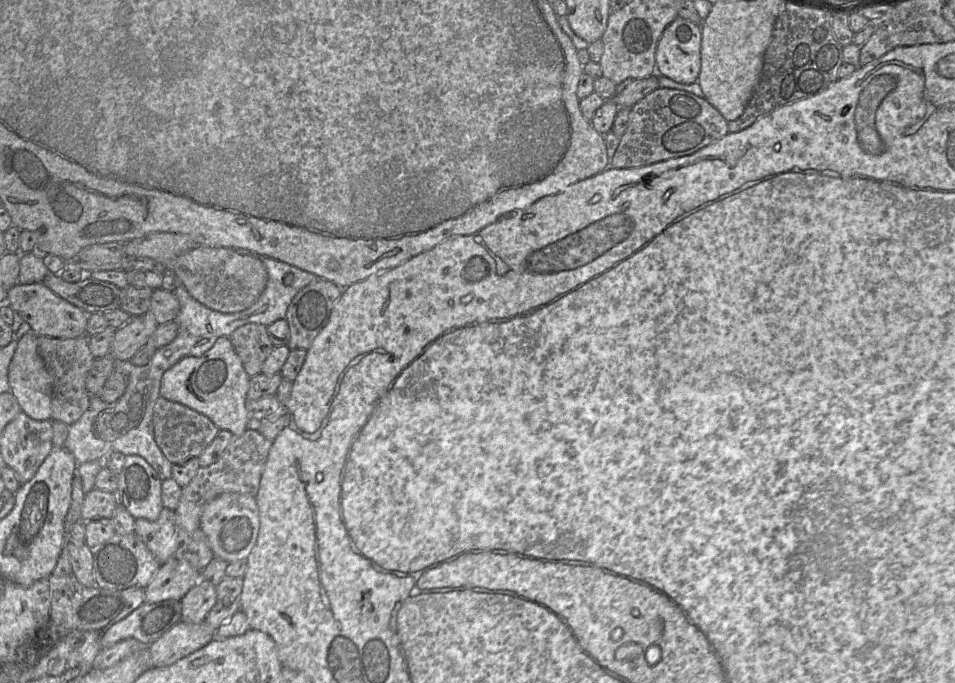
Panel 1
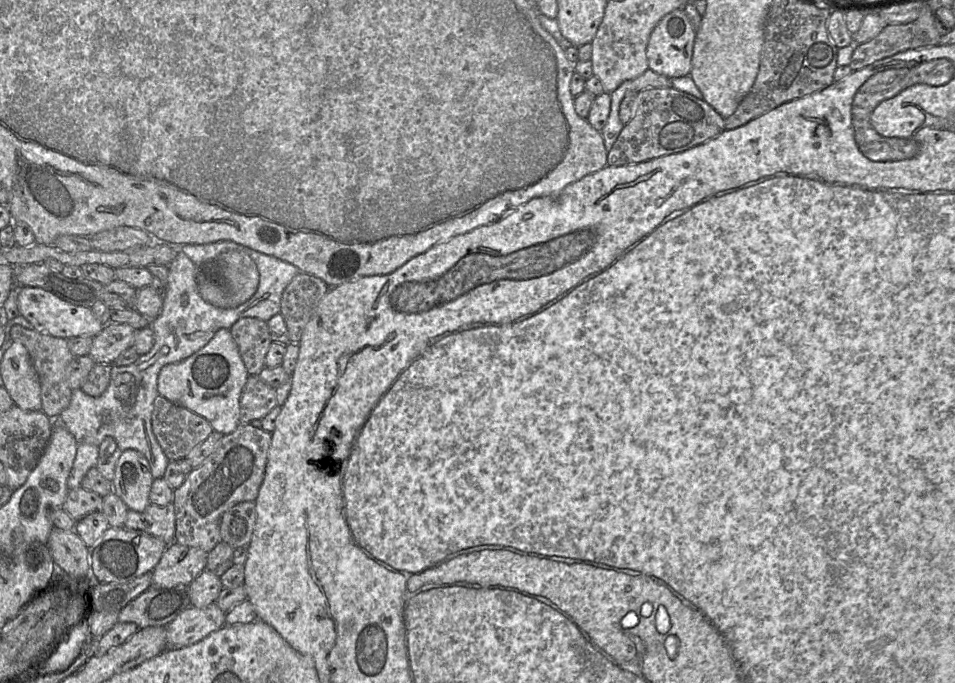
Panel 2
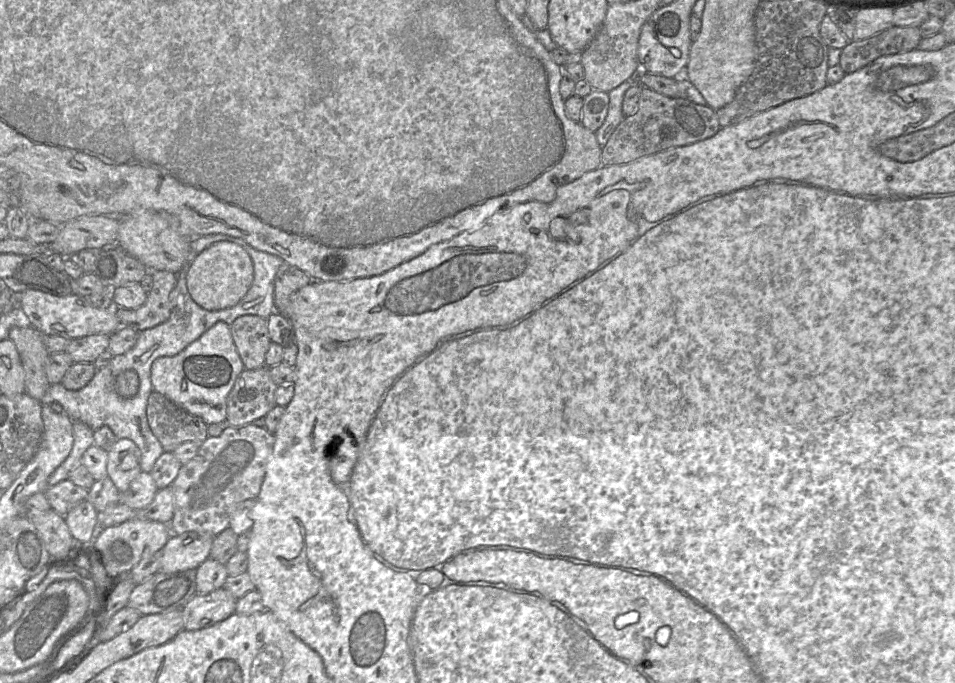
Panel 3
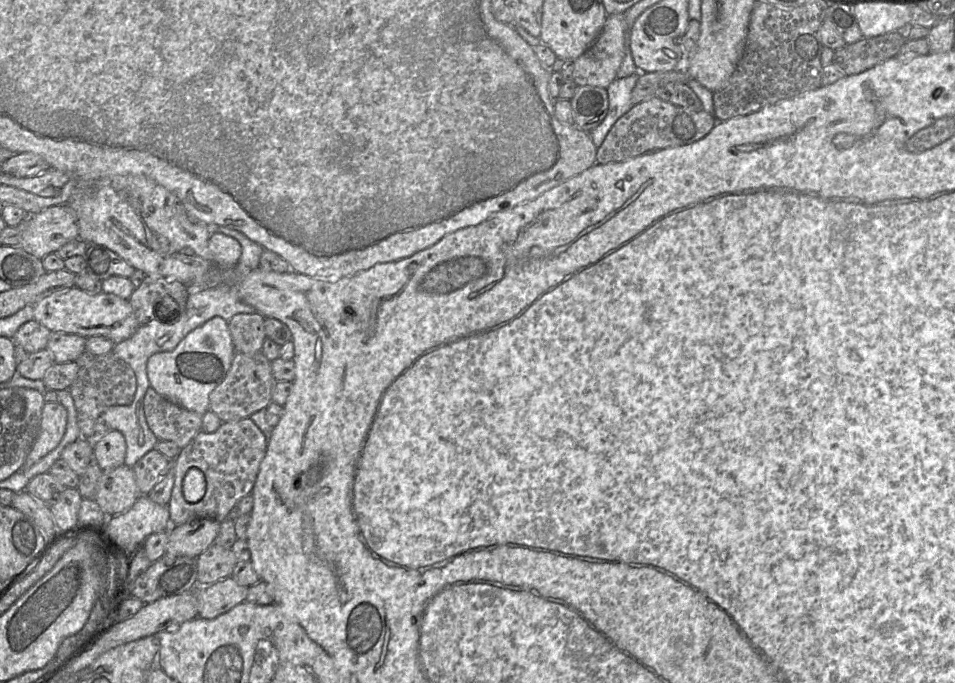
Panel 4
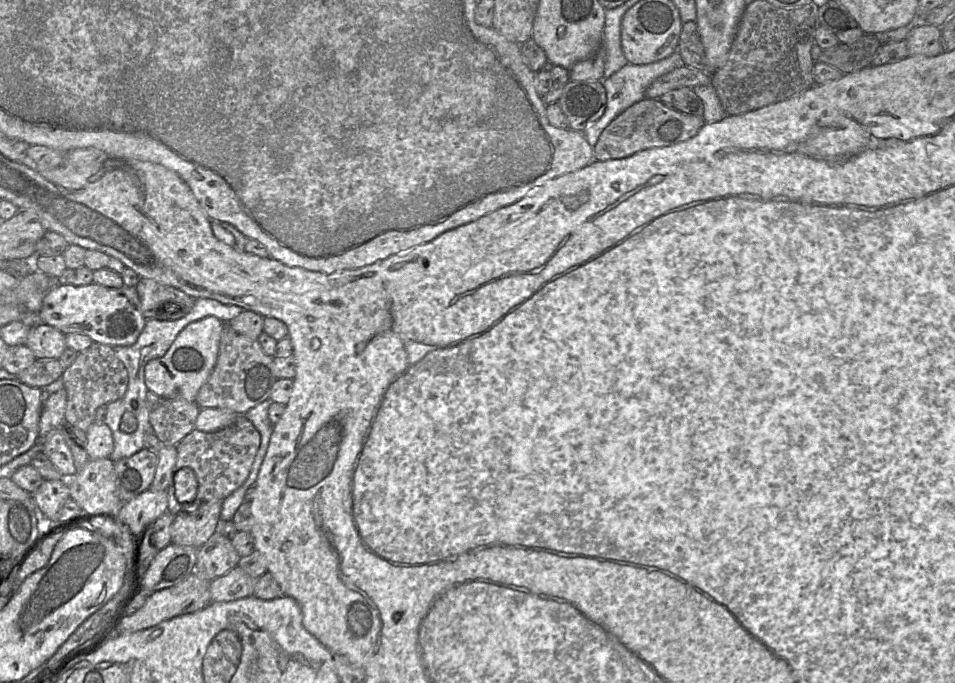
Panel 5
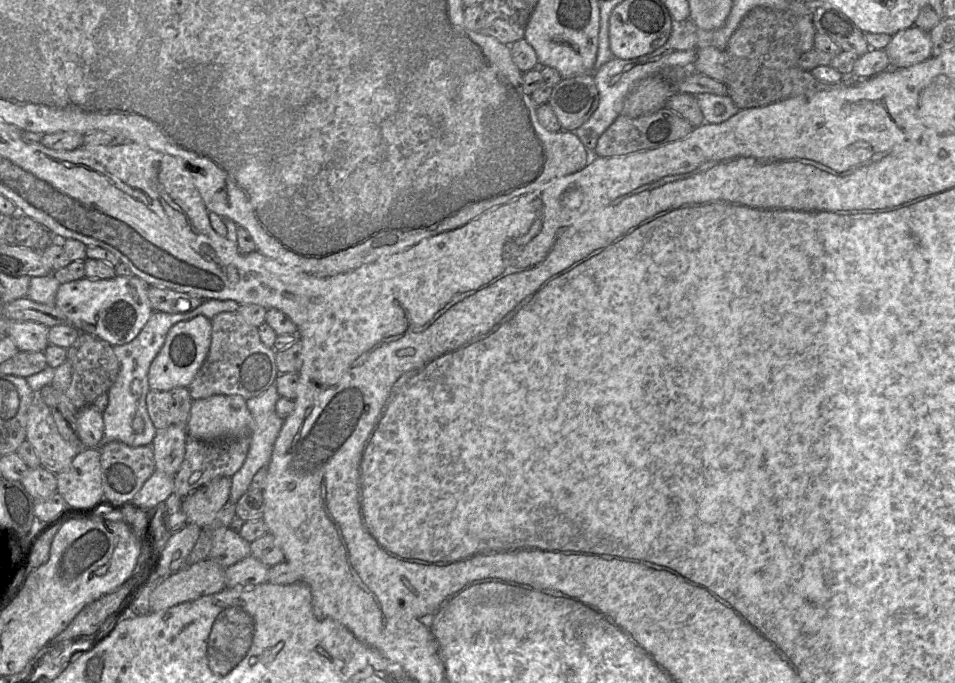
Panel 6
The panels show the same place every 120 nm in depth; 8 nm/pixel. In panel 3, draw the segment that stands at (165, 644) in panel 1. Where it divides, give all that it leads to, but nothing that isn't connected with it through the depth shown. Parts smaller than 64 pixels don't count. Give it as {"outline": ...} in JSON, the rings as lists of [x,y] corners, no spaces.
{"outline":[[[224,587],[205,595],[196,593],[182,608],[184,629],[196,631],[227,619],[235,612],[237,600]]]}

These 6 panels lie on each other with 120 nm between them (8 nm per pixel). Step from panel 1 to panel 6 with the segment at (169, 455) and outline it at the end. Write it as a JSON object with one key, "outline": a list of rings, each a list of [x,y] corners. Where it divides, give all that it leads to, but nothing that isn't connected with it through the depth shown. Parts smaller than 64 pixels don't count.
{"outline":[[[186,387],[167,391],[149,390],[146,406],[156,429],[170,425],[186,426],[193,399]]]}

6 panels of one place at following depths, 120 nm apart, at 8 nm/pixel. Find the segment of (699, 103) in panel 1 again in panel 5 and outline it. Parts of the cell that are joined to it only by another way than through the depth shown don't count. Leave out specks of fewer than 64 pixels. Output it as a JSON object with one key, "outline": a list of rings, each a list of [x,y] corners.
{"outline":[[[644,98],[619,114],[601,133],[594,146],[594,160],[622,159],[637,152],[685,142],[705,125],[701,116],[682,113],[665,106],[659,99]]]}

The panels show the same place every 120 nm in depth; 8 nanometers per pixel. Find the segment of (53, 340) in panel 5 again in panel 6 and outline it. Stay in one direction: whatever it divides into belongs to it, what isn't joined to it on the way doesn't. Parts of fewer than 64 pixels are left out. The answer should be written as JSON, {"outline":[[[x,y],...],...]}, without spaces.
{"outline":[[[10,321],[7,335],[18,350],[41,351],[49,345],[49,327],[33,321]]]}

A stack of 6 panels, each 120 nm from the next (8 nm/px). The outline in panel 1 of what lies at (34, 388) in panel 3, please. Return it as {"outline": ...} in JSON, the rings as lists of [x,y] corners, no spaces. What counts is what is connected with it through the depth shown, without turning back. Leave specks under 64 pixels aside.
{"outline":[[[37,336],[37,349],[53,379],[51,420],[62,421],[70,426],[79,420],[90,402],[86,376],[95,358],[89,349],[87,336],[67,339]]]}

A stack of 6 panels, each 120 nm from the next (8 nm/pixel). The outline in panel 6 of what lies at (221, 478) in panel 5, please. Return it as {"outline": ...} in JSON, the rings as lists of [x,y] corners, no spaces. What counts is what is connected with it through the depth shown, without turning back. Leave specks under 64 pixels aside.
{"outline":[[[187,436],[185,456],[174,476],[174,493],[184,498],[216,477],[232,477],[246,460],[250,444],[250,436],[220,441],[206,441]]]}

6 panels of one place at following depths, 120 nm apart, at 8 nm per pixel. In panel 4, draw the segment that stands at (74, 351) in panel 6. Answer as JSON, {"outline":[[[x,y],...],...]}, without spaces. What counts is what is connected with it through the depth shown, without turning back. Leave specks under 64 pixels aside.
{"outline":[[[112,351],[96,355],[88,366],[80,367],[75,380],[68,388],[77,413],[80,438],[87,439],[92,435],[98,417],[110,406],[131,404],[136,389],[136,376],[133,369]]]}

